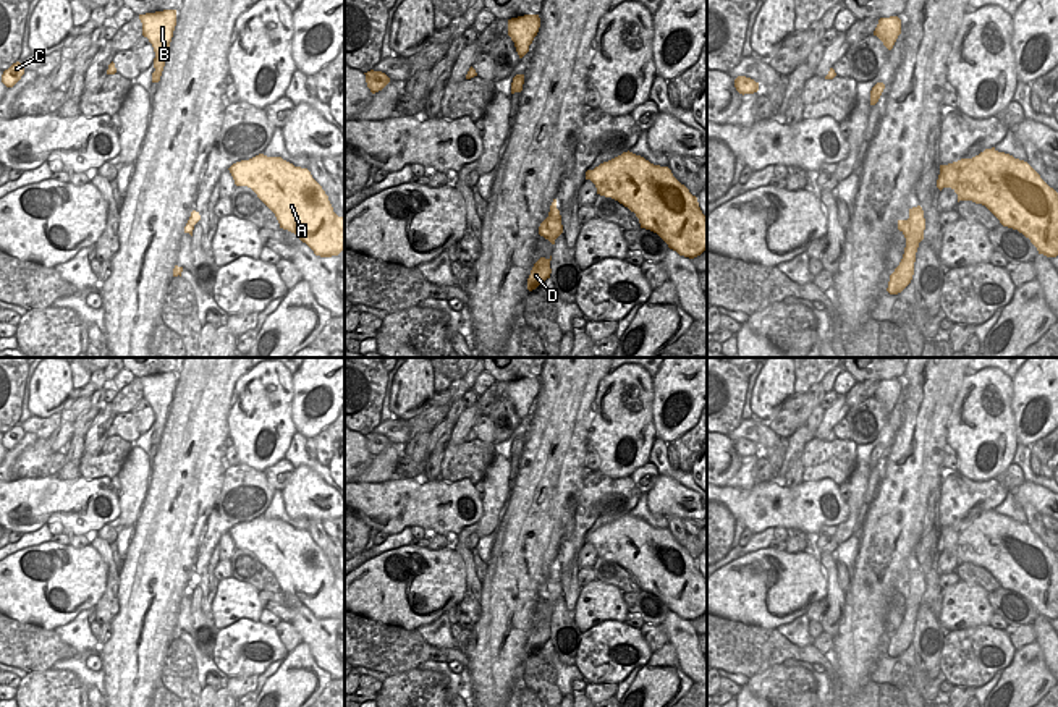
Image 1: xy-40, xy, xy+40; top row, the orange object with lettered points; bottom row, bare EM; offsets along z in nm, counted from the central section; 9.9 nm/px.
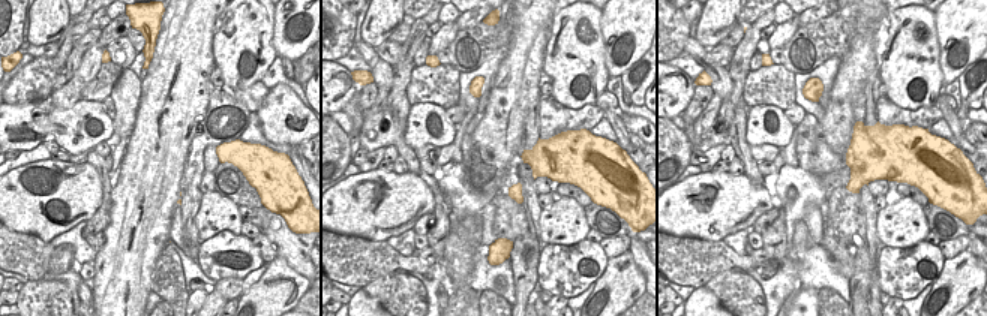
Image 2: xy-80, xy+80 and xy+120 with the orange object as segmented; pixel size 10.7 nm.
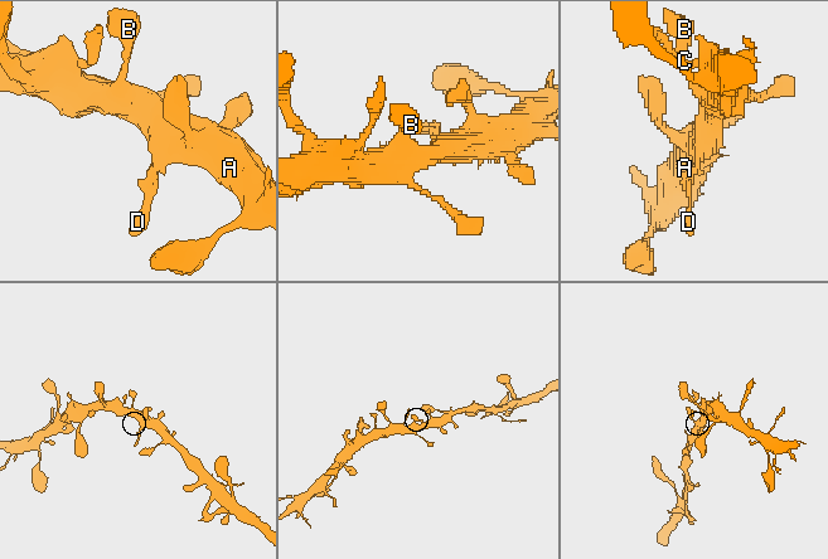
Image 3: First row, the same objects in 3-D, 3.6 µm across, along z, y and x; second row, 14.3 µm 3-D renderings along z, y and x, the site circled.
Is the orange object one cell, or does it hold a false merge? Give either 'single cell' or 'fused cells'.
single cell

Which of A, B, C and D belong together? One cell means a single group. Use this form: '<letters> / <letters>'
A B C D

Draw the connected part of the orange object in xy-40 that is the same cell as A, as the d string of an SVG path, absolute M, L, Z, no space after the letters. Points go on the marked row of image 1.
M259 154L228 170L236 186L251 188L275 214L280 228L298 235L315 256L332 257L345 249L345 217L333 212L307 168Z

